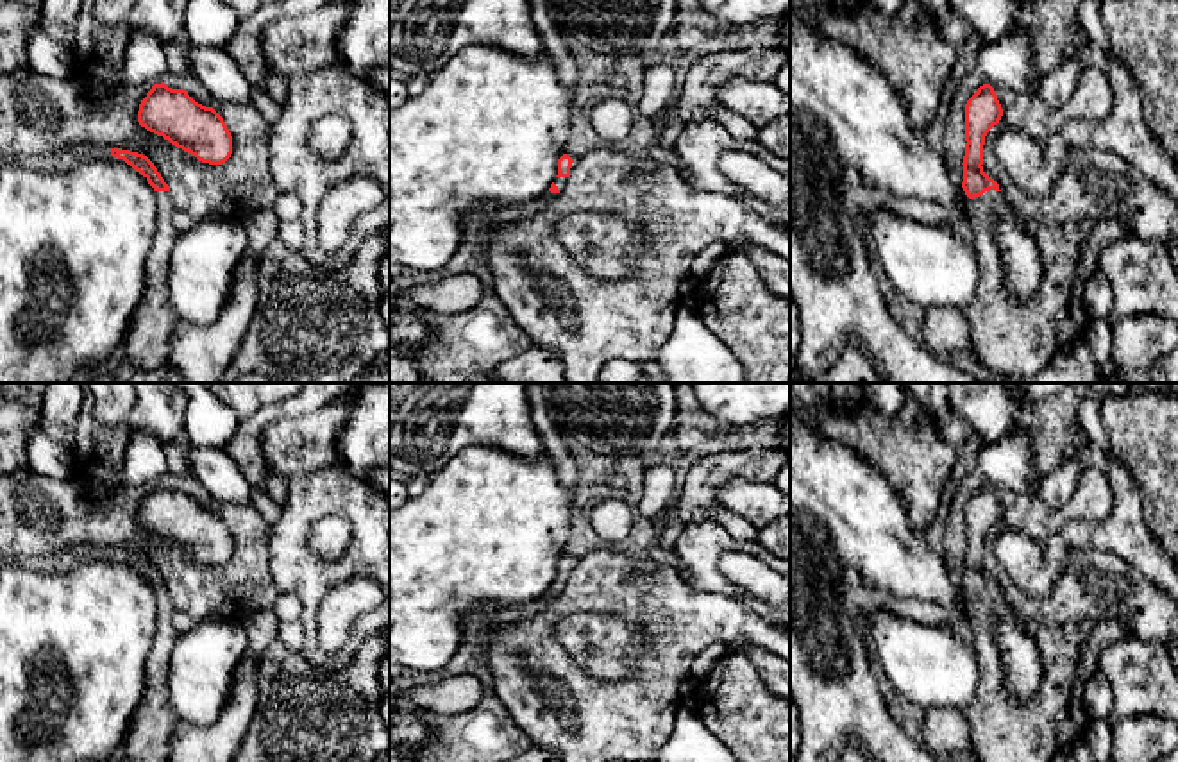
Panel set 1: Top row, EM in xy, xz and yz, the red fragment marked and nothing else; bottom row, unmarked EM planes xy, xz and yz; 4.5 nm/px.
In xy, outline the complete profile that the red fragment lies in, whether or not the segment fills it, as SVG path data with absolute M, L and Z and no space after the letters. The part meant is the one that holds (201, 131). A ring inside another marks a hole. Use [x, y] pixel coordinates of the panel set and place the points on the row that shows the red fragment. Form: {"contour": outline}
{"contour": "M154 84L139 104L138 122L202 163L222 165L232 154L232 136L223 118L195 102L186 89Z"}

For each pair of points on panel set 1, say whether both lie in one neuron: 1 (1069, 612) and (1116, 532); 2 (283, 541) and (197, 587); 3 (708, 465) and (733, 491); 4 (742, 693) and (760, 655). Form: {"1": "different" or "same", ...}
{"1": "different", "2": "different", "3": "different", "4": "different"}

